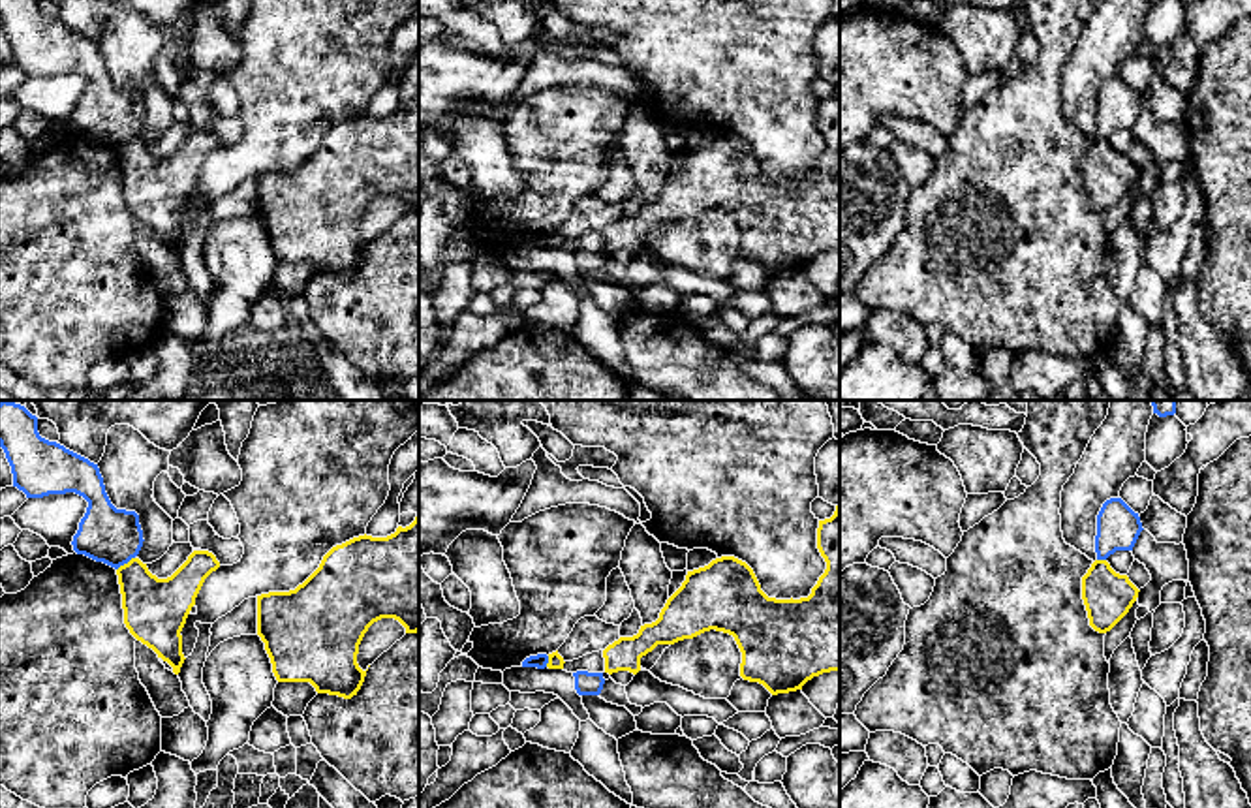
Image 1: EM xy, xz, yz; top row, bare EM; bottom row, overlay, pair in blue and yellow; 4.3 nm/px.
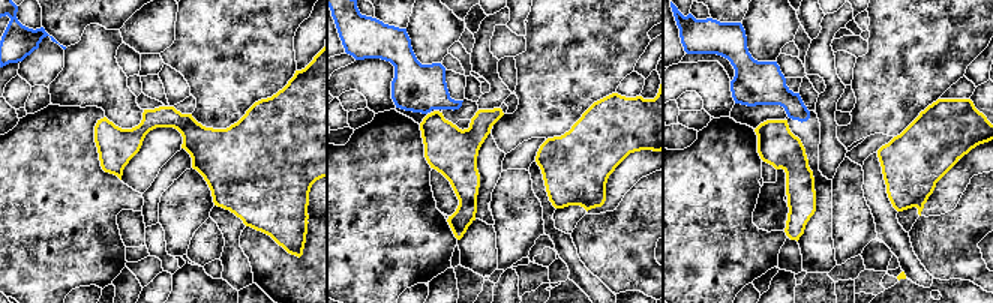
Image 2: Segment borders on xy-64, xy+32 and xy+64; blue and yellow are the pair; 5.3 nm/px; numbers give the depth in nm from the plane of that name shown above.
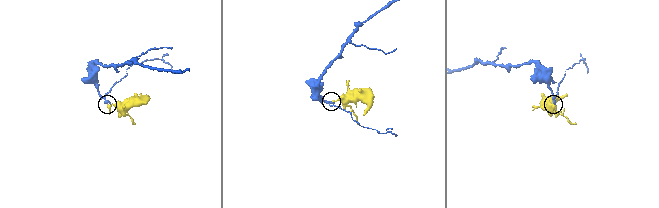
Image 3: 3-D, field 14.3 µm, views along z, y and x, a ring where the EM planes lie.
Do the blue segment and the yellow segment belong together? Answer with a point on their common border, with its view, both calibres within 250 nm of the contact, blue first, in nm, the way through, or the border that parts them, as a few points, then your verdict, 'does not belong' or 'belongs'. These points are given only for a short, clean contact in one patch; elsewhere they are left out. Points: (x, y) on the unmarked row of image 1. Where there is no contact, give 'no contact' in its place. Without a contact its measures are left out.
xy (124, 141) | 240/280 nm | along xy (134, 136), (117, 149) | does not belong

